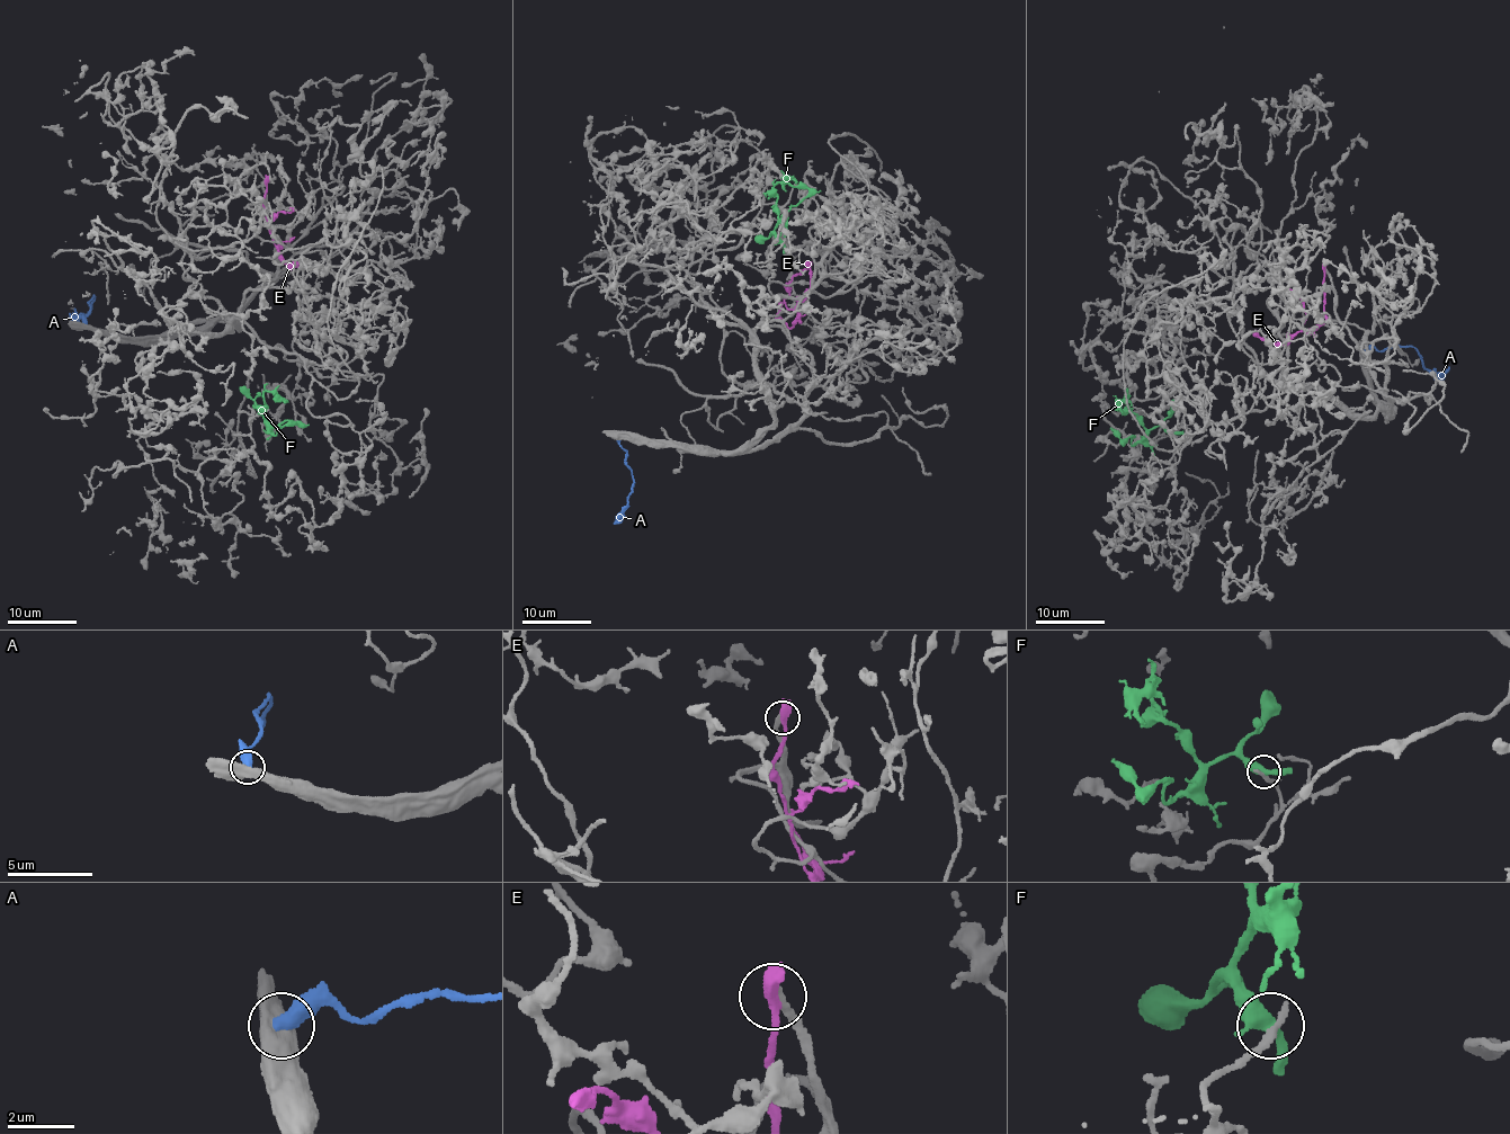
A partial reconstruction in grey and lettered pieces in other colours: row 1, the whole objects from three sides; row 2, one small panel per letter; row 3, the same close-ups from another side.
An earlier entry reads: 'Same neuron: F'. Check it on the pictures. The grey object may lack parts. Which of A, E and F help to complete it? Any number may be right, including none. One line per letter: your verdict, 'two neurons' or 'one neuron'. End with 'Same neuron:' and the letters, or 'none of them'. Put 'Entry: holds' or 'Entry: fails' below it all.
A: two neurons
E: two neurons
F: two neurons
Same neuron: none of them
Entry: fails

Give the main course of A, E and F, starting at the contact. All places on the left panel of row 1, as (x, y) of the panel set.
A: (85, 324), (83, 315), (94, 296), (89, 312), (80, 317), (68, 313)
E: (265, 182), (267, 194), (261, 208), (276, 244), (268, 223), (282, 211), (296, 211)
F: (265, 410), (259, 411), (269, 432), (275, 432), (284, 422), (297, 423), (274, 427)

